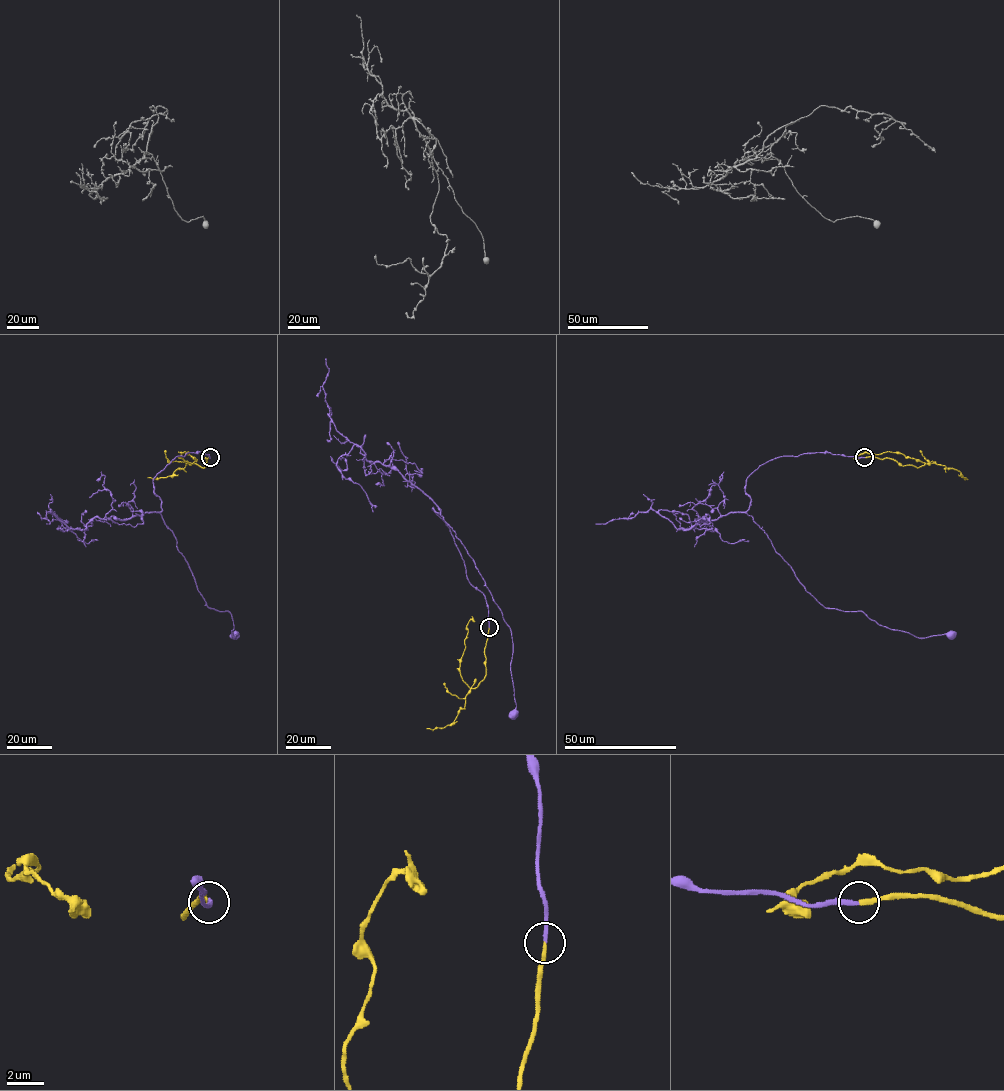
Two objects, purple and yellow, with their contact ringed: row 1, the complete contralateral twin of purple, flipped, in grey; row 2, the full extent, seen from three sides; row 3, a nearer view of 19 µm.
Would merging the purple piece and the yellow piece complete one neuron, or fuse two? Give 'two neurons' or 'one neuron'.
one neuron

